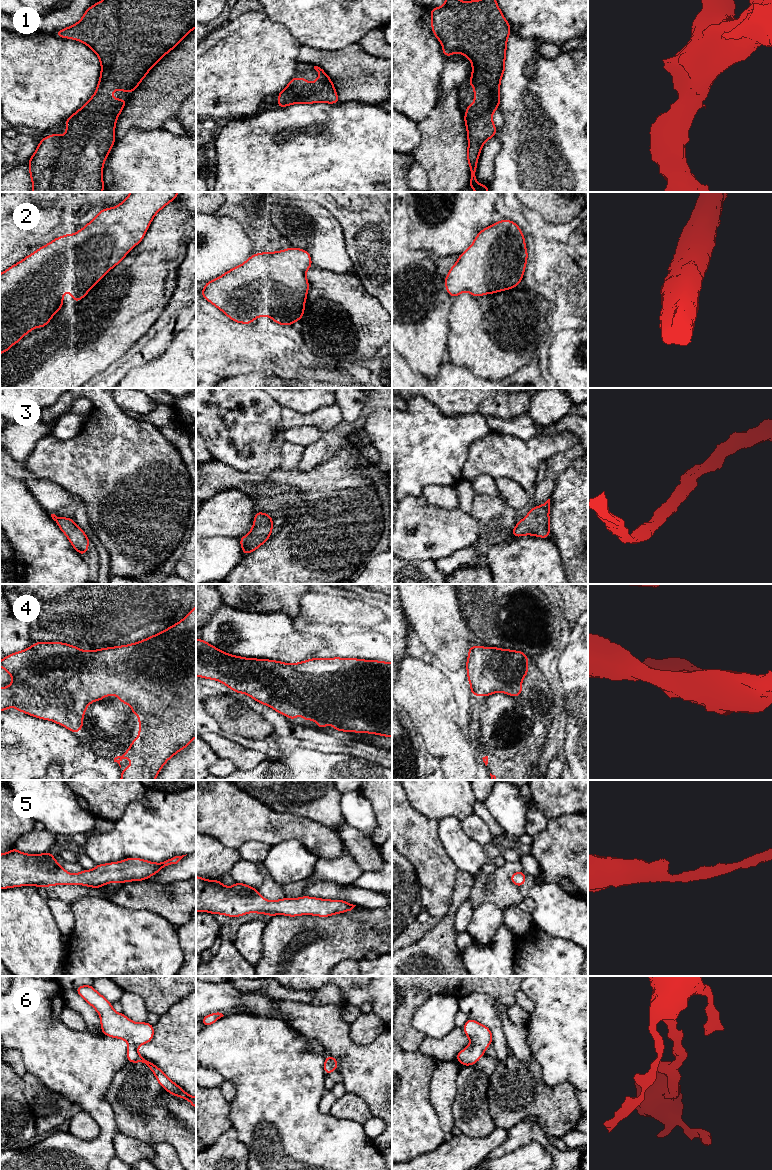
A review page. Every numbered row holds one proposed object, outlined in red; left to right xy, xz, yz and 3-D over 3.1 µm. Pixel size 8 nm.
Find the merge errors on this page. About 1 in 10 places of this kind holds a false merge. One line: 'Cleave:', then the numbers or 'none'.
Cleave: none

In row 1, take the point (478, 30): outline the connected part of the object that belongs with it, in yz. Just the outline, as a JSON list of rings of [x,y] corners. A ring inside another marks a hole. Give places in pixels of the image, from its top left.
[[[445,0],[442,7],[431,8],[430,13],[432,31],[443,47],[443,57],[461,53],[472,62],[472,76],[466,84],[471,84],[475,90],[474,104],[466,106],[466,114],[463,116],[468,138],[469,187],[476,192],[488,192],[490,186],[480,185],[476,181],[477,161],[484,143],[498,132],[492,115],[500,105],[500,81],[505,72],[507,39],[512,27],[496,0]]]

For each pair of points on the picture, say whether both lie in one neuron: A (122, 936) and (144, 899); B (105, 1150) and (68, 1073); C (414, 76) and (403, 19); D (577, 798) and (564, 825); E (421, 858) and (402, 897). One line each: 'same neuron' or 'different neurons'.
A: different neurons
B: same neuron
C: same neuron
D: different neurons
E: different neurons

